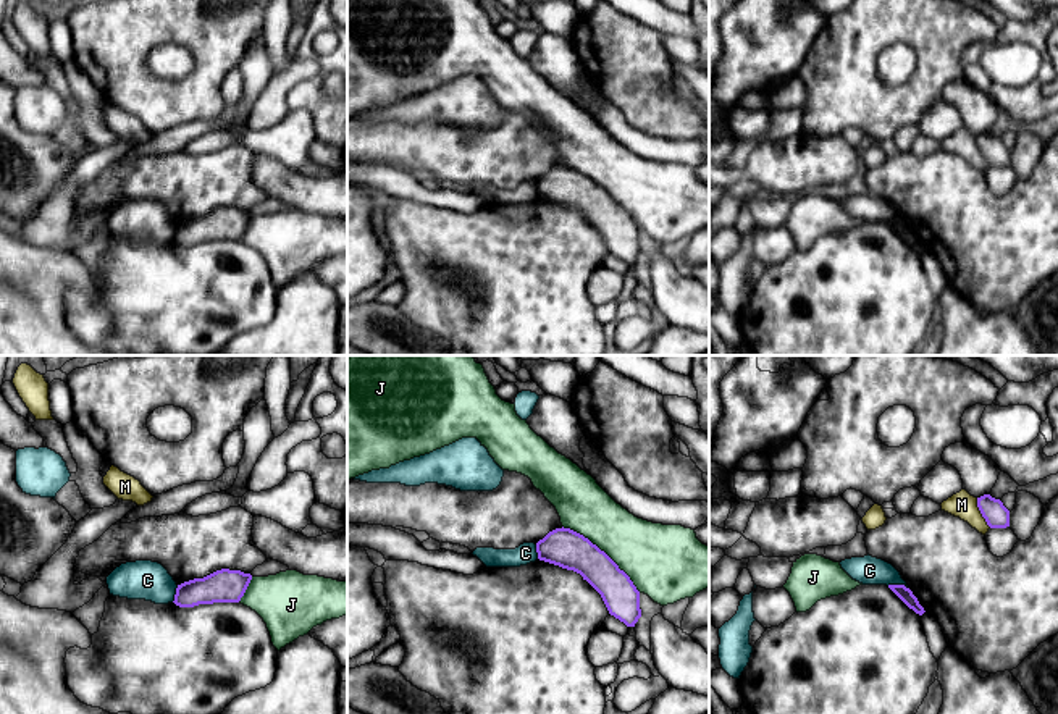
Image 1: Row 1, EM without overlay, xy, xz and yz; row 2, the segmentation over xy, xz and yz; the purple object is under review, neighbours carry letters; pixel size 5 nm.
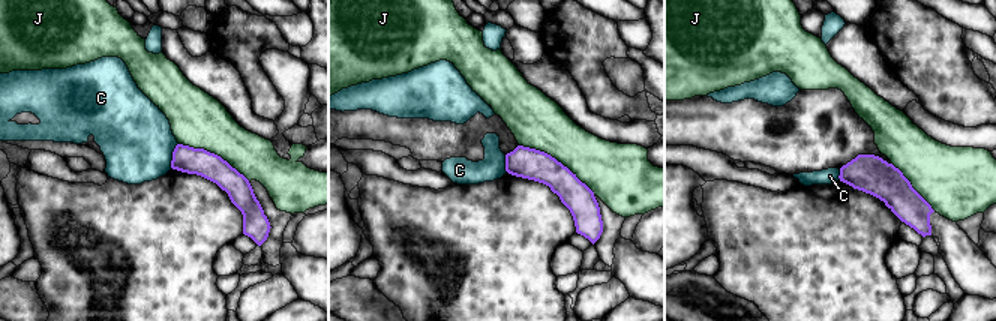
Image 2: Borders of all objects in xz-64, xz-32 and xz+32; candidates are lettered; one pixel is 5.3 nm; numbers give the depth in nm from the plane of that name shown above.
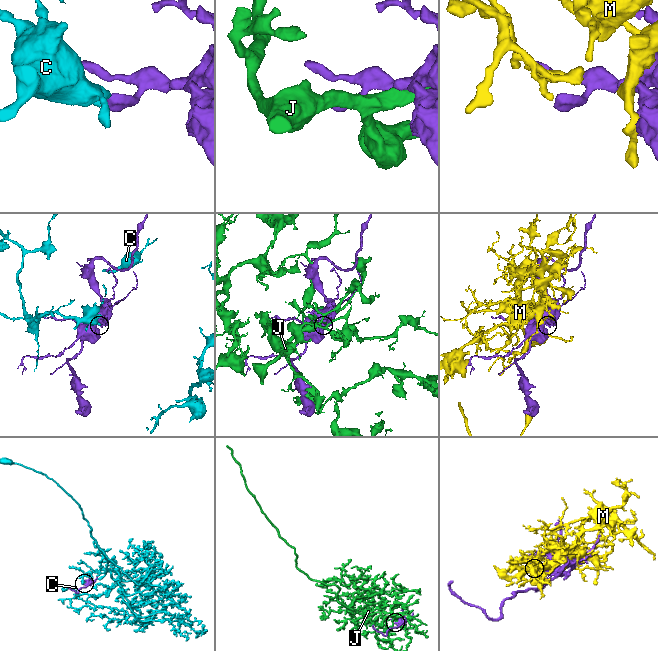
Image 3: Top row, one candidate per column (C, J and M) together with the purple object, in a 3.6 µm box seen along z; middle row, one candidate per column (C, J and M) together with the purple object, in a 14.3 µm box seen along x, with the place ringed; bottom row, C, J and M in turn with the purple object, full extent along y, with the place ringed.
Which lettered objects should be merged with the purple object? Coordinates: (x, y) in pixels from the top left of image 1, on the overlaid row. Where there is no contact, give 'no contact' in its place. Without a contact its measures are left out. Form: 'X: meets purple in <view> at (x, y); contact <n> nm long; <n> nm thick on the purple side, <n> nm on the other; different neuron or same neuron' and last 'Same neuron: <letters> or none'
C: meets purple in yz at (897, 585); contact 110 nm long; 70 nm thick on the purple side, 140 nm on the other; different neuron
J: meets purple in xz at (603, 551); contact 500 nm long; 190 nm thick on the purple side, 320 nm on the other; different neuron
M: meets purple in yz at (981, 512); contact 170 nm long; 120 nm thick on the purple side, 130 nm on the other; different neuron
Same neuron: none

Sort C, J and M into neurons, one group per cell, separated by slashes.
C / J / M

